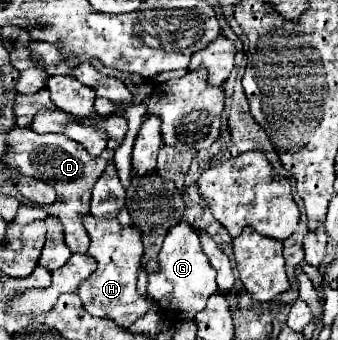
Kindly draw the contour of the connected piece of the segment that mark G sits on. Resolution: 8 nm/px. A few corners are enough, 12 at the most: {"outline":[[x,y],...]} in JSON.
{"outline":[[188,222],[168,230],[148,296],[176,320],[218,290]]}

